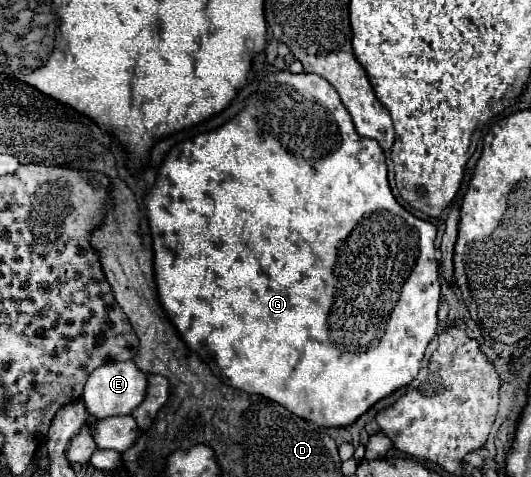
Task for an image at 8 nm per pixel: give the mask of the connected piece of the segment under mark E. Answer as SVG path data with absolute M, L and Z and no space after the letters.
M122 362L122 364L104 364L102 368L96 368L84 384L82 400L90 416L106 418L130 414L142 402L144 394L146 394L146 374L142 374L134 362Z

